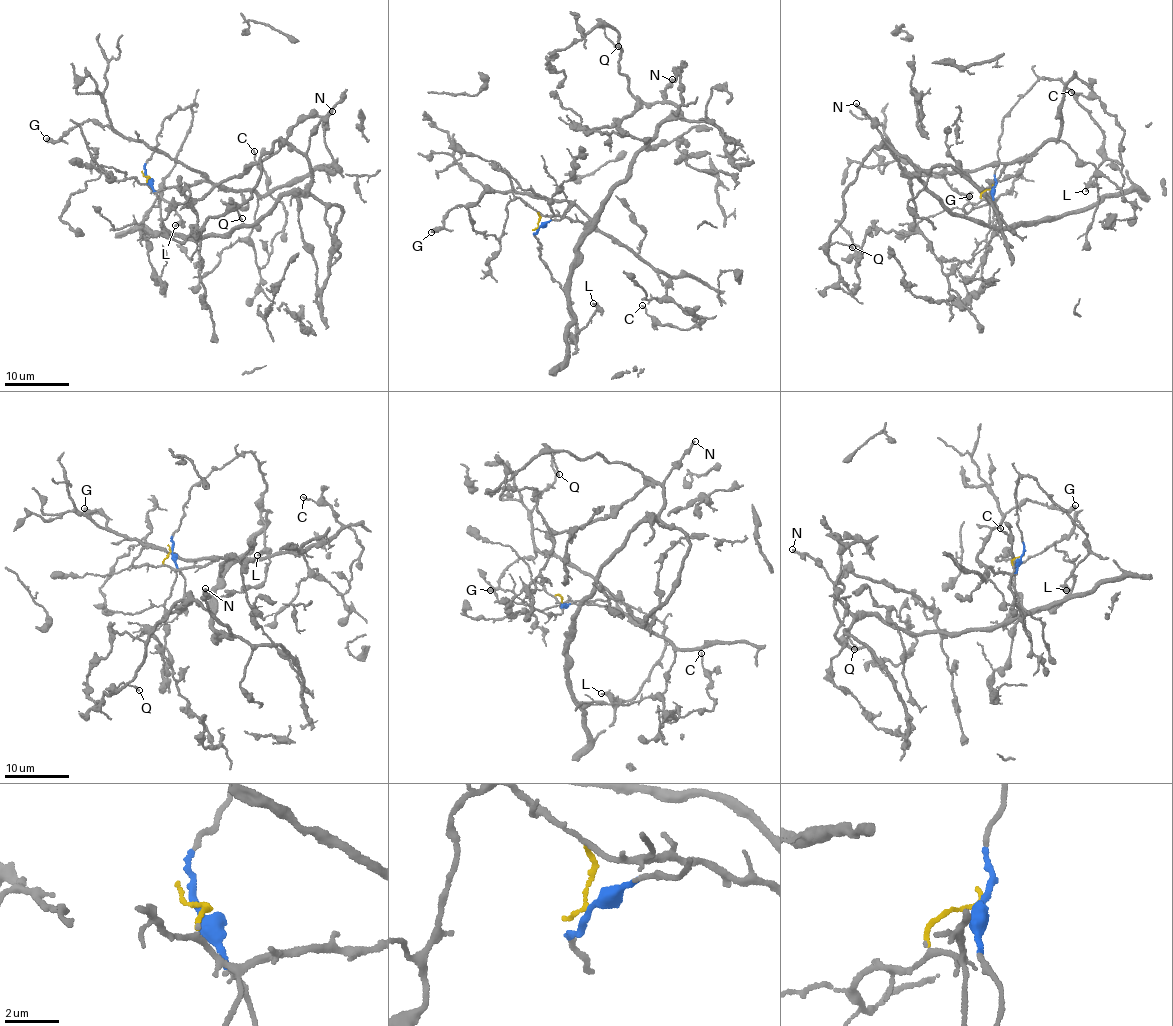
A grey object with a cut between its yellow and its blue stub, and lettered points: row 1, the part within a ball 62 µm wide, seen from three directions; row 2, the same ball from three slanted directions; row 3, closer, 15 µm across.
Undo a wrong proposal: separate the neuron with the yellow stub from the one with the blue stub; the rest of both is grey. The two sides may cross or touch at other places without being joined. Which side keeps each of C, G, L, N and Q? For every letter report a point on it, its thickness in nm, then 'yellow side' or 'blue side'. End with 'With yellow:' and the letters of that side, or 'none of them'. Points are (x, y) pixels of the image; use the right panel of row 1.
C: (1071, 92) | 140 nm | yellow side
G: (969, 196) | 480 nm | yellow side
L: (1085, 191) | 260 nm | blue side
N: (856, 103) | 240 nm | blue side
Q: (852, 247) | 200 nm | blue side
With yellow: C, G

